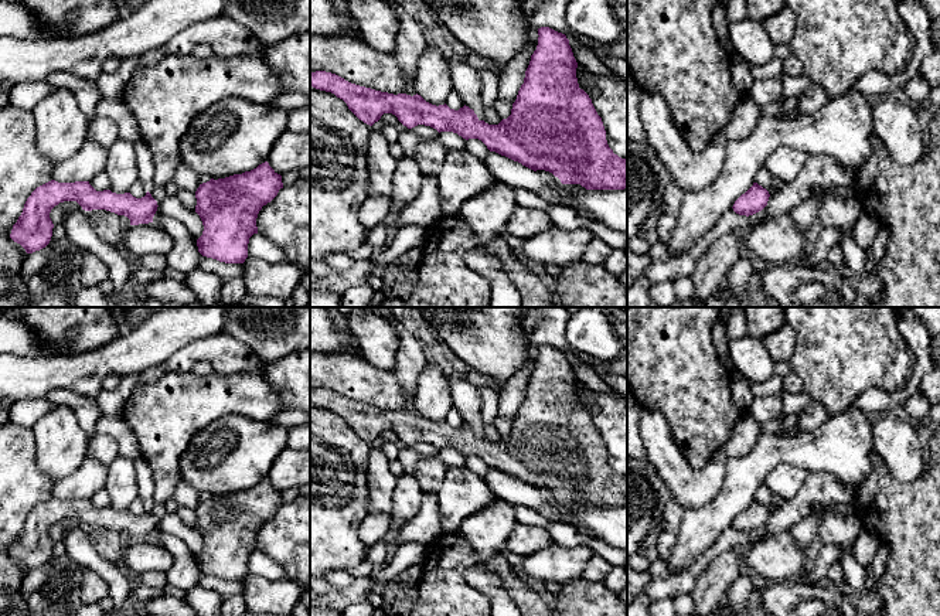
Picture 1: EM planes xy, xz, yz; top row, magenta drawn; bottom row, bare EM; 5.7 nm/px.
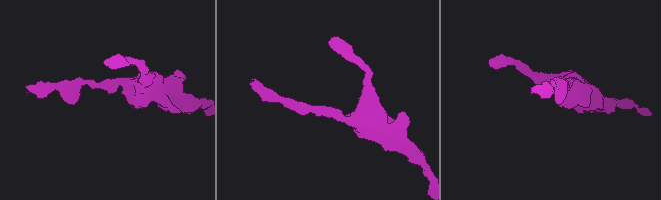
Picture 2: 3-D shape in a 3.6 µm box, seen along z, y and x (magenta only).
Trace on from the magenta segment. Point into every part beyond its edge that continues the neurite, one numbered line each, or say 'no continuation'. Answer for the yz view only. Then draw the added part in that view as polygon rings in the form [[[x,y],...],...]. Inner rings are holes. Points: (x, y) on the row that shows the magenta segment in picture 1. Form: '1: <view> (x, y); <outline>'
no continuation

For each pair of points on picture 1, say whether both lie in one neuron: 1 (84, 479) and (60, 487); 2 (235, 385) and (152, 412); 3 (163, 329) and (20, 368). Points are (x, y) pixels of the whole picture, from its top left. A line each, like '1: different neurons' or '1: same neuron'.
1: same neuron
2: same neuron
3: same neuron

